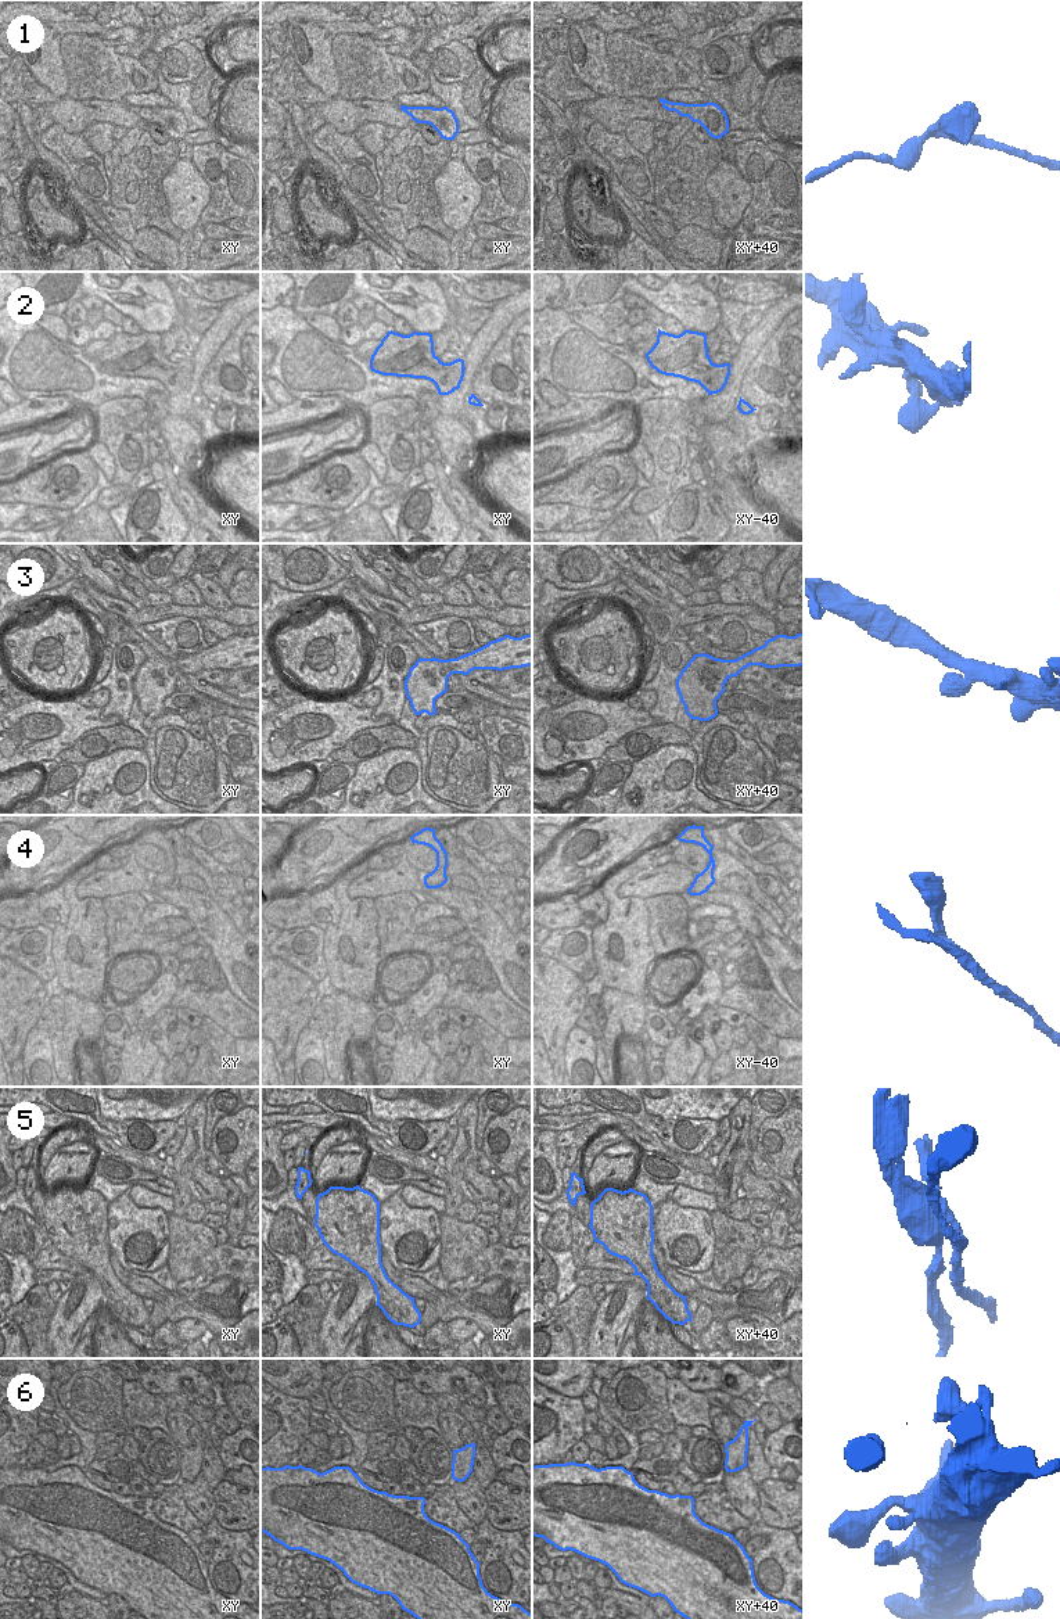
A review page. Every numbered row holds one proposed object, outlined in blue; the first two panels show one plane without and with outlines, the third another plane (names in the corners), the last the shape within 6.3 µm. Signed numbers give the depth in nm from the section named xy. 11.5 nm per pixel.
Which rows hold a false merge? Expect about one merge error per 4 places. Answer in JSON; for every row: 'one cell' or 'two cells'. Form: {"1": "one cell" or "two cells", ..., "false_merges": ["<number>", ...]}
{"1": "one cell", "2": "one cell", "3": "one cell", "4": "one cell", "5": "one cell", "6": "one cell", "false_merges": []}

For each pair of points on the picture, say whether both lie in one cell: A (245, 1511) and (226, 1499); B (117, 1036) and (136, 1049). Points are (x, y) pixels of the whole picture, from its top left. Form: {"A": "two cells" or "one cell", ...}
{"A": "one cell", "B": "two cells"}

